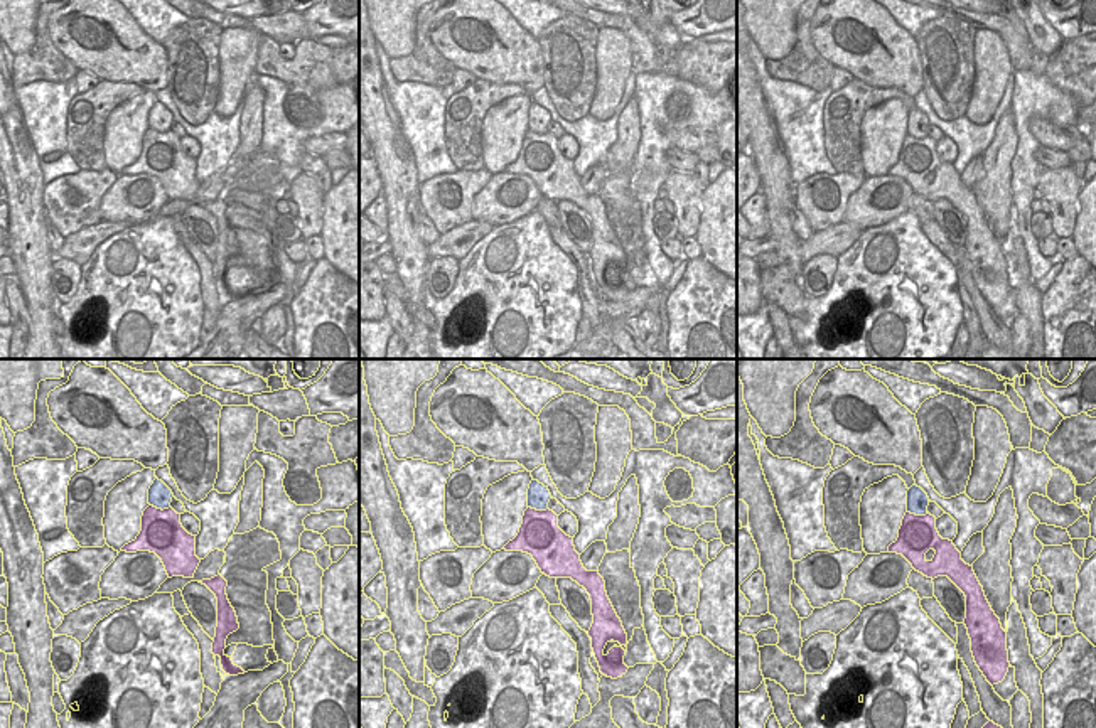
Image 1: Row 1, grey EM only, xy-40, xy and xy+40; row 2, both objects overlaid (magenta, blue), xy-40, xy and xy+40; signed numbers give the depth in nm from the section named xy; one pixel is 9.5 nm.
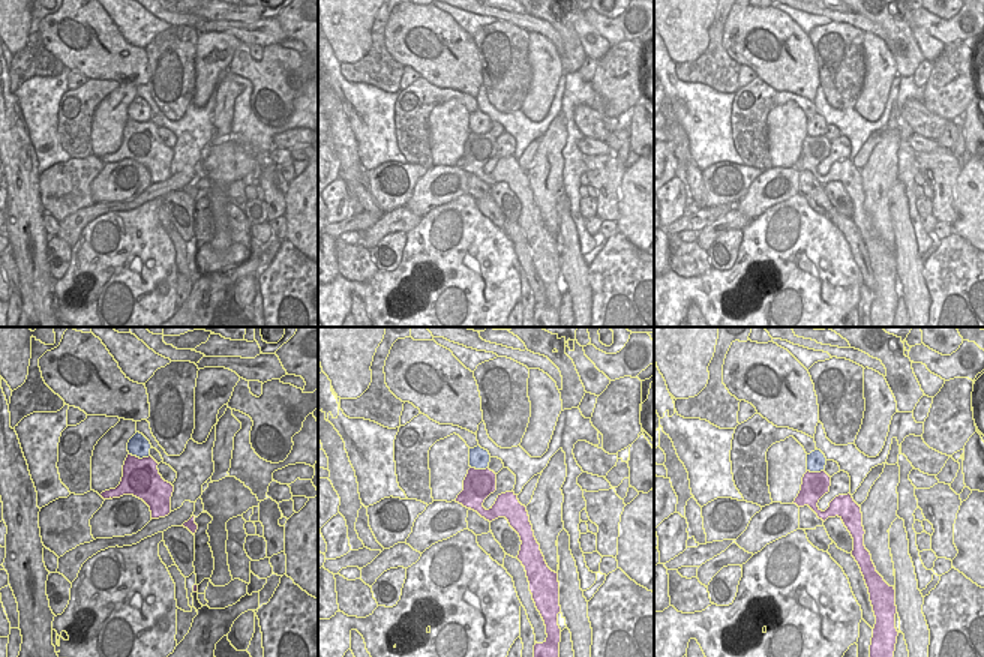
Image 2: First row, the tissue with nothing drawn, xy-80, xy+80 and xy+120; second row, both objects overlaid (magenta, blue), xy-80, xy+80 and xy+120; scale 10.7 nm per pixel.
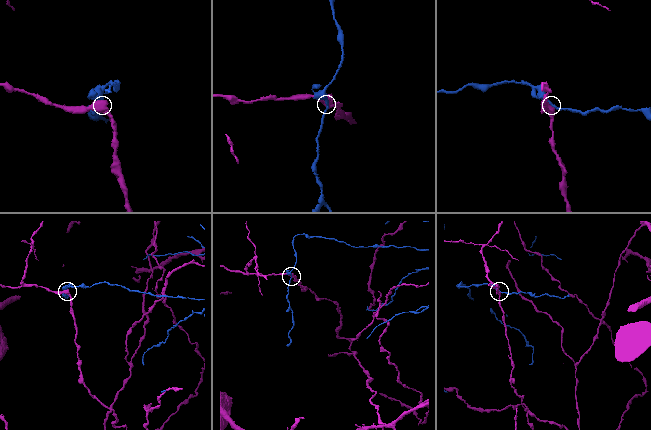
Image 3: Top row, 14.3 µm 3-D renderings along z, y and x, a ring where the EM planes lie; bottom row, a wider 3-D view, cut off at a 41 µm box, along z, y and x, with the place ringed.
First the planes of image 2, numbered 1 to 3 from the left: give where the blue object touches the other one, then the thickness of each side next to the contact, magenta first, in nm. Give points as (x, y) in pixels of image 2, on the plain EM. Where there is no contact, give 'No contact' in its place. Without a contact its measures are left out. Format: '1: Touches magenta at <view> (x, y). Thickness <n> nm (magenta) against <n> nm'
1: Touches magenta at xy-80 (138, 122). Thickness 400 nm (magenta) against 240 nm
2: Touches magenta at xy+80 (480, 134). Thickness 320 nm (magenta) against 220 nm
3: Touches magenta at xy+120 (816, 137). Thickness 280 nm (magenta) against 220 nm.

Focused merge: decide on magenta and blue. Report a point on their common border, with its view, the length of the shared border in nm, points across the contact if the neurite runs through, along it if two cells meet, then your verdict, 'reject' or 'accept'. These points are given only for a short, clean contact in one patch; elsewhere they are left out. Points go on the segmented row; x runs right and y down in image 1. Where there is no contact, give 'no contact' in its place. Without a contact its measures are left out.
meets magenta in xy+40 at (918, 516); contact 220 nm long; reject

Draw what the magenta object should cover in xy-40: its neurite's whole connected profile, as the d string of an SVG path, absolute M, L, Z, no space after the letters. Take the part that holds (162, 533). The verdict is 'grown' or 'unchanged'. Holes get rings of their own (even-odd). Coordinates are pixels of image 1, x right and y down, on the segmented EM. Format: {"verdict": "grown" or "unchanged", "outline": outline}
{"verdict": "unchanged", "outline": "M148 506L142 516L142 531L135 541L125 544L121 551L155 553L169 575L194 578L201 563L196 556L196 536L189 534L180 524L180 514L172 507L157 509Z"}

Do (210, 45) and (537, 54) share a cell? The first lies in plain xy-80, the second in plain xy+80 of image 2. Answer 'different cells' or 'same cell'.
same cell

